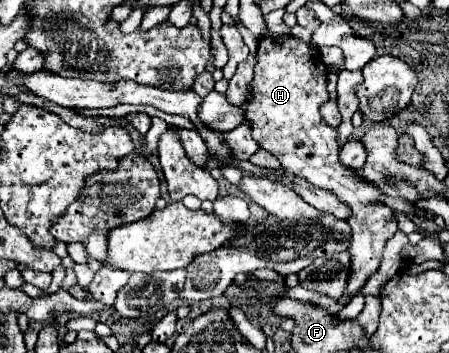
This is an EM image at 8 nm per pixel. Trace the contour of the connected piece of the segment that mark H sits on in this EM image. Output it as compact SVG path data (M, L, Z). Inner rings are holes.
M266 32L258 40L256 60L254 80L250 82L250 100L246 100L246 106L240 106L246 122L252 124L252 138L260 148L272 152L288 174L302 176L310 184L336 194L354 212L348 220L352 228L352 242L348 248L352 256L352 274L342 296L352 298L362 290L368 276L378 270L384 244L398 230L392 220L392 210L382 204L372 204L370 200L376 200L382 192L366 180L354 176L354 170L344 168L338 160L340 148L336 142L336 130L330 128L318 112L318 108L330 100L326 90L328 68L322 62L320 50L290 34Z

